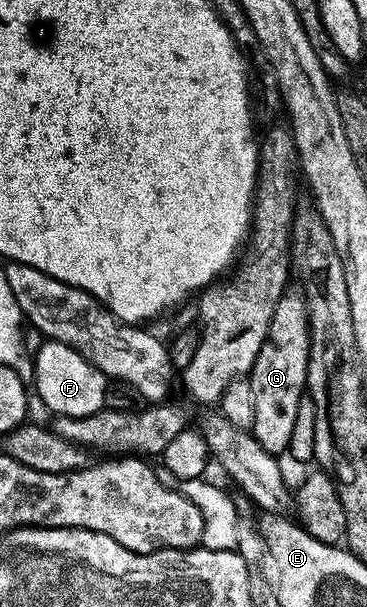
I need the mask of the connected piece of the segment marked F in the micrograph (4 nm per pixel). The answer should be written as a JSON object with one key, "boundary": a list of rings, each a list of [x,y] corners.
{"boundary":[[[47,340],[34,355],[34,389],[51,411],[52,415],[65,417],[88,417],[89,414],[103,410],[106,405],[108,377],[99,368],[94,367],[75,348],[59,341]]]}

